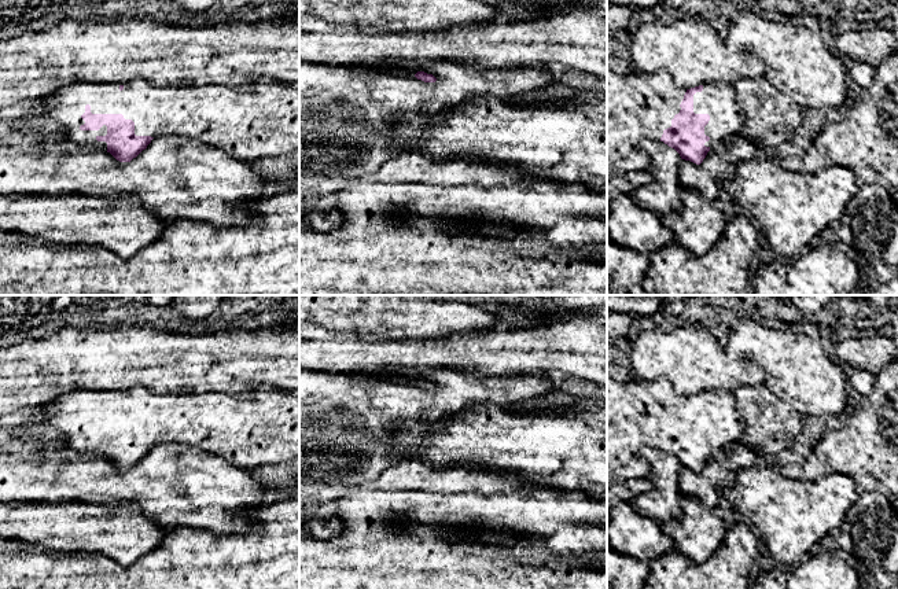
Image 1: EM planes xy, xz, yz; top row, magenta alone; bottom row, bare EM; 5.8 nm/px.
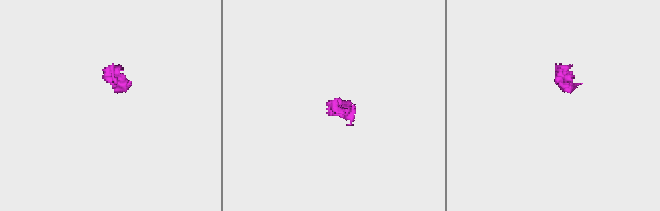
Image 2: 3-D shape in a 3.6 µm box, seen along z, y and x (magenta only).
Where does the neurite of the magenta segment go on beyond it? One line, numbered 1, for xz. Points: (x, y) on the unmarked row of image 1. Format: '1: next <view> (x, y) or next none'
1: next none

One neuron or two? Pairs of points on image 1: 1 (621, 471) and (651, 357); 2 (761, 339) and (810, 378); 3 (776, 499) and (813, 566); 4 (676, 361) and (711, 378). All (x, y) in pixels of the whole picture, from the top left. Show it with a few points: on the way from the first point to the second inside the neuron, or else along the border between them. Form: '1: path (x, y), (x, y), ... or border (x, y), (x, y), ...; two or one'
1: border (651, 380), (665, 376), (680, 396); two
2: path (773, 350), (798, 370); one
3: border (808, 553), (792, 564), (777, 564); two
4: path (684, 361), (695, 361), (703, 370); one

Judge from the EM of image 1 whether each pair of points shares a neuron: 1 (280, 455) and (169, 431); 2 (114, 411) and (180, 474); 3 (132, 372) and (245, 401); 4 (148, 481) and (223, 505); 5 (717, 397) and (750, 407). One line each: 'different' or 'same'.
1: same
2: different
3: different
4: same
5: different

